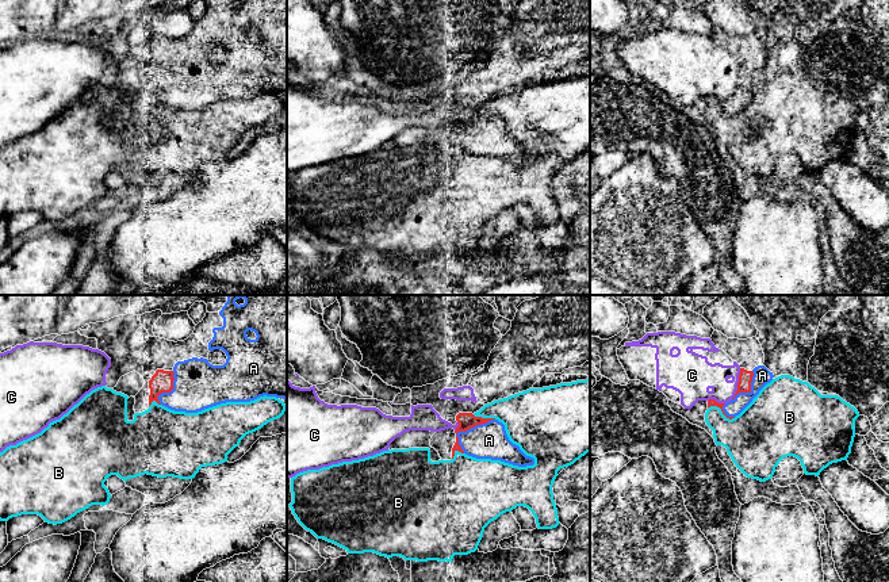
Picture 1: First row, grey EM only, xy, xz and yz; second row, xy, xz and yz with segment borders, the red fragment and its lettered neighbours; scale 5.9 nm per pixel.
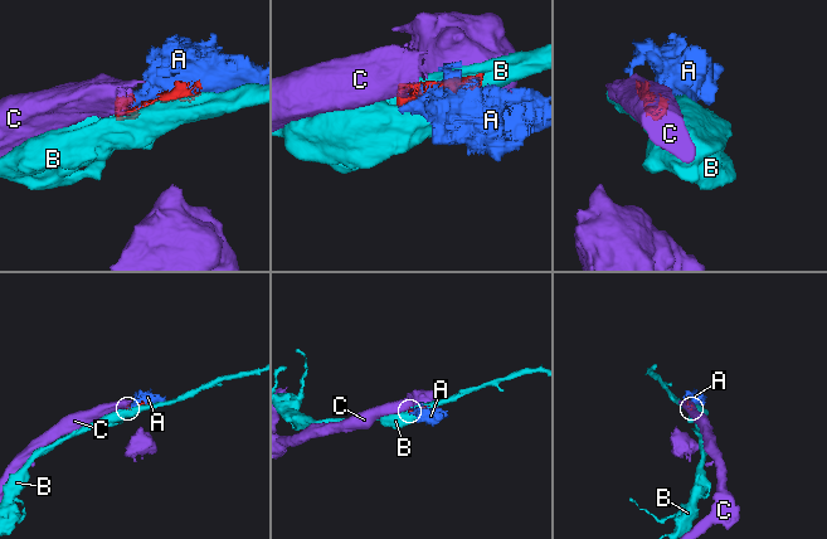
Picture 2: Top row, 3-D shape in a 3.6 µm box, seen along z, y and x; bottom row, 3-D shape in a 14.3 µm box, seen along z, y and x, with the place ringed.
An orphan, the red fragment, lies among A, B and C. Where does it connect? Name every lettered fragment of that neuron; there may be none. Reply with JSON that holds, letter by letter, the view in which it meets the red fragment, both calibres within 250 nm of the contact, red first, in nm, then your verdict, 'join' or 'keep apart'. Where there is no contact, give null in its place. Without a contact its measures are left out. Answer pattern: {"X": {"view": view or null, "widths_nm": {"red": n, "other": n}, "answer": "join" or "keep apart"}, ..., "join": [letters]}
{"A": {"view": "xz", "widths_nm": {"red": 100, "other": 220}, "answer": "join"}, "B": {"view": "yz", "widths_nm": {"red": 50, "other": 340}, "answer": "keep apart"}, "C": {"view": "yz", "widths_nm": {"red": 80, "other": 220}, "answer": "keep apart"}, "join": ["A"]}

